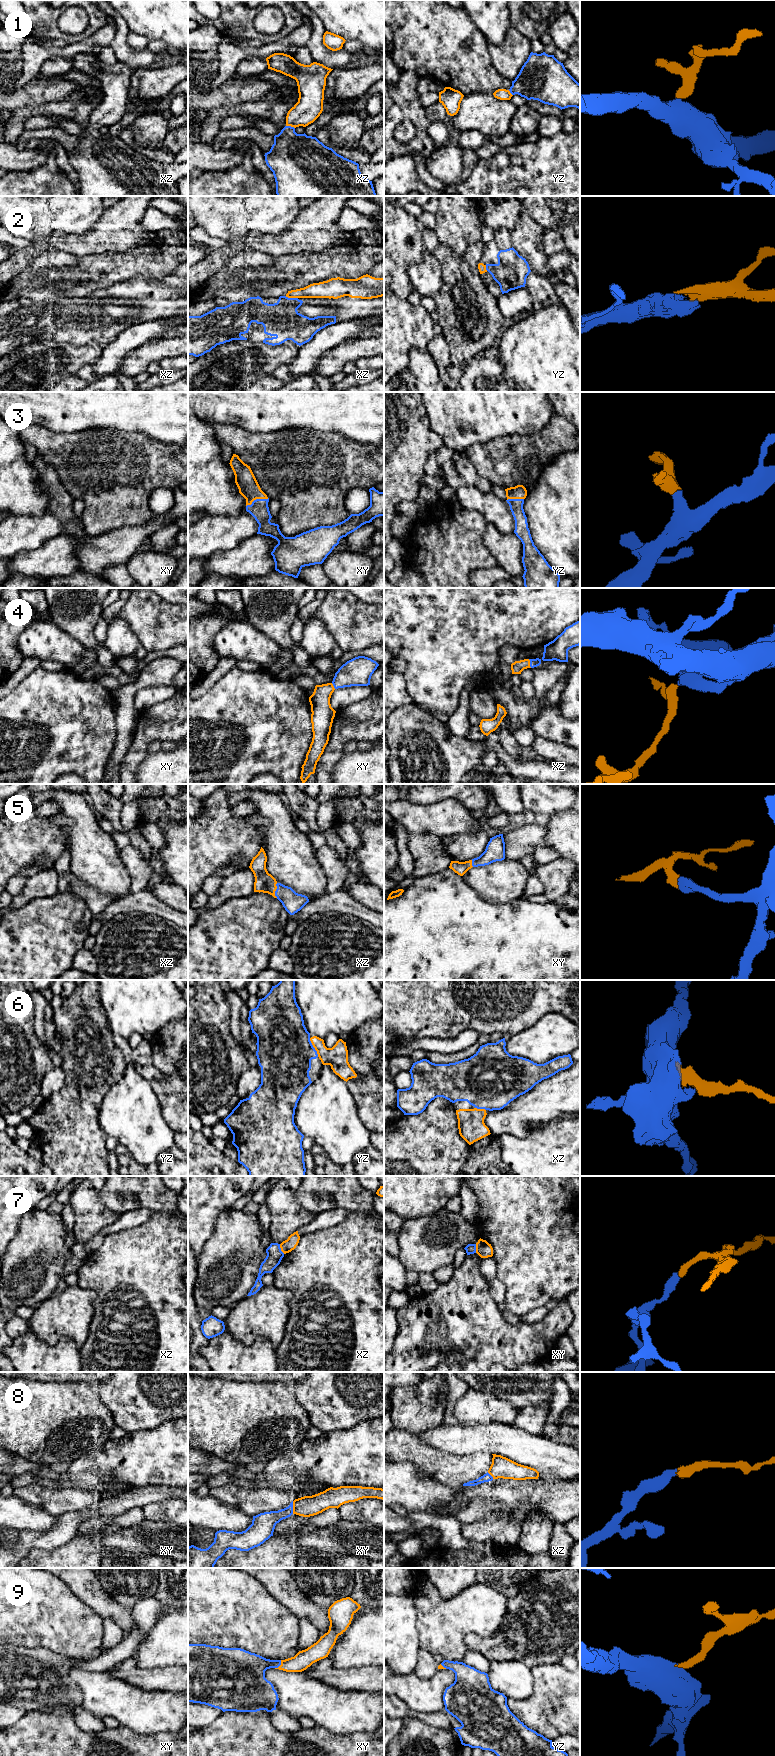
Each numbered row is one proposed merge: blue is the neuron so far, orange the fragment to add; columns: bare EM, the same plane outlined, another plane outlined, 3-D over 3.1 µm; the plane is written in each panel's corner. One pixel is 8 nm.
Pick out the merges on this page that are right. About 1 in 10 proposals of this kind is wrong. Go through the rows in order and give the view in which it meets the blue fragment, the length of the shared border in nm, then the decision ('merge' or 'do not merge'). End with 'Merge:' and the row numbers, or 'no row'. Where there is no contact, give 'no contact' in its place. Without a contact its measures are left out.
1: xz | 80 nm | merge
2: xz | 110 nm | merge
3: xy | 200 nm | merge
4: xz | 80 nm | merge
5: xz | 120 nm | merge
6: yz | 170 nm | merge
7: xz | 90 nm | do not merge
8: xy | 100 nm | merge
9: xy | 90 nm | merge
Merge: 1, 2, 3, 4, 5, 6, 8, 9

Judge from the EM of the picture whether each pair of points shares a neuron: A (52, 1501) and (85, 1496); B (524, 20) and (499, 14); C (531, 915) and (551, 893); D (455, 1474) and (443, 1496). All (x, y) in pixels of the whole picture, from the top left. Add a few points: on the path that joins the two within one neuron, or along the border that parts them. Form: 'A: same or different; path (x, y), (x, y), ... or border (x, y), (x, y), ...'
A: same; path (60, 1501), (77, 1499)
B: different; border (508, 10), (511, 25)
C: different; border (567, 892), (554, 900), (548, 901)
D: different; border (427, 1477), (458, 1488)

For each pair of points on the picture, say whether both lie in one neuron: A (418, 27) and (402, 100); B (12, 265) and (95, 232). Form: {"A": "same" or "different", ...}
{"A": "different", "B": "same"}

